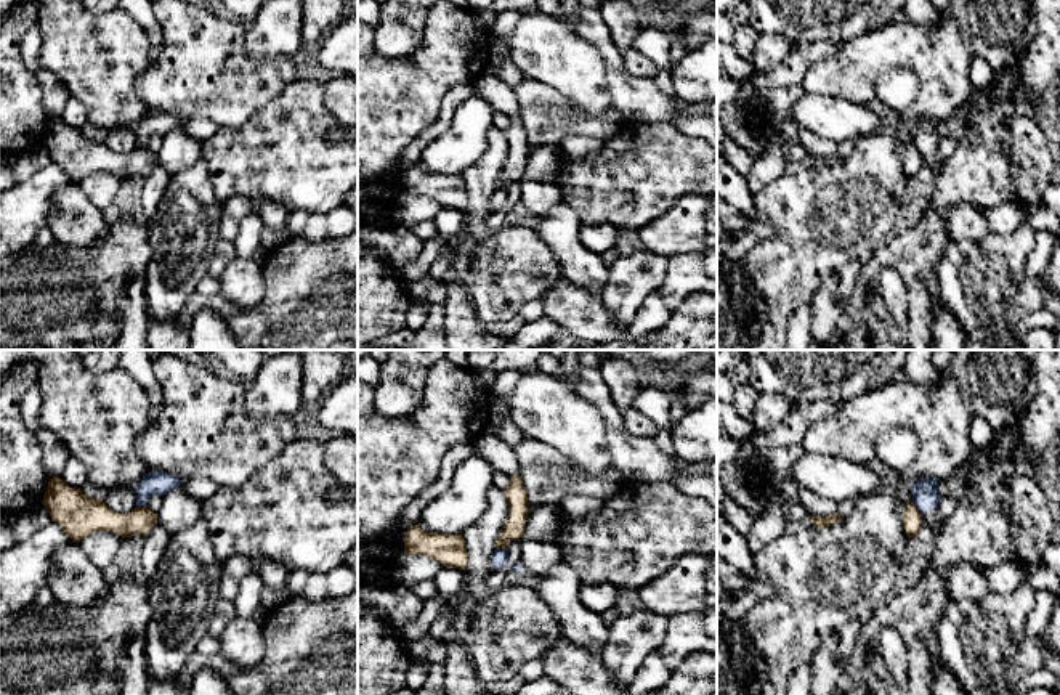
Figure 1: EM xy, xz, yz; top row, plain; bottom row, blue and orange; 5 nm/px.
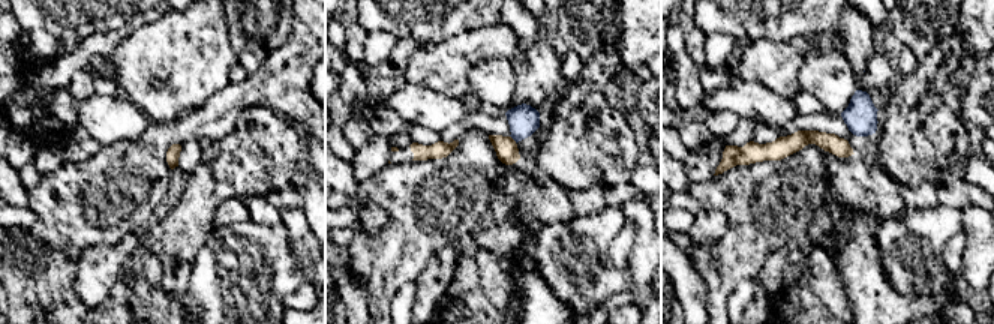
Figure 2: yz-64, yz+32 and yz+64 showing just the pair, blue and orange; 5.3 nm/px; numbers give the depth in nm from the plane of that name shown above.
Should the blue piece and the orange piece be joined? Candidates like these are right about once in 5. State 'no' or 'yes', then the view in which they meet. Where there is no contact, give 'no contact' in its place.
no | yz

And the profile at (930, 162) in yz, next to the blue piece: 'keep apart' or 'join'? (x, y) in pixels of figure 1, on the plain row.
join

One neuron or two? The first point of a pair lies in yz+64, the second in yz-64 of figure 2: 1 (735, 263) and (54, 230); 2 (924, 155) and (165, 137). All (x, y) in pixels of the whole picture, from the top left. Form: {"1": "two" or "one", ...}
{"1": "one", "2": "two"}

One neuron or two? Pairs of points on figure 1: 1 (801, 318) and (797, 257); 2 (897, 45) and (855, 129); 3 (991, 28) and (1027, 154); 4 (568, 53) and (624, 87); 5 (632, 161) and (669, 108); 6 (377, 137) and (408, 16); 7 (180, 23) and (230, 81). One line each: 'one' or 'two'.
1: two
2: two
3: two
4: two
5: two
6: two
7: one

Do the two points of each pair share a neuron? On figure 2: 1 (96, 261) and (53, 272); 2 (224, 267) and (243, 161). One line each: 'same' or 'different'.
1: different
2: different

